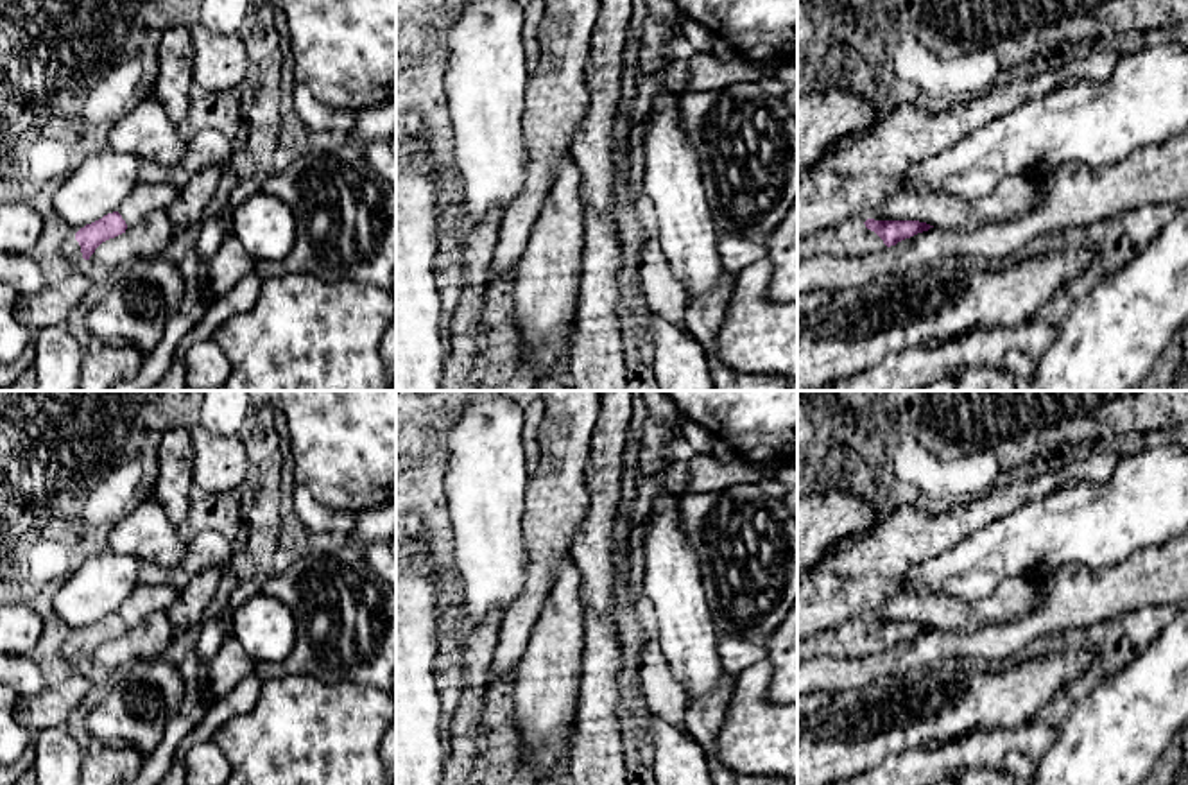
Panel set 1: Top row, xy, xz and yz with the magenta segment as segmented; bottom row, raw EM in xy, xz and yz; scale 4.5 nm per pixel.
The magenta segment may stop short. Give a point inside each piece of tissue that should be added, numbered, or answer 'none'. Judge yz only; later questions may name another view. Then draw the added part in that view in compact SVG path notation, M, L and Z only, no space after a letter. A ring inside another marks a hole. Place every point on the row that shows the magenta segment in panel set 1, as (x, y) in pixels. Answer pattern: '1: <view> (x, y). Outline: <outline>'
1: yz (852, 237). Outline: M844 220L833 228L821 229L797 240L797 262L814 256L867 256L883 251L887 246L860 220Z

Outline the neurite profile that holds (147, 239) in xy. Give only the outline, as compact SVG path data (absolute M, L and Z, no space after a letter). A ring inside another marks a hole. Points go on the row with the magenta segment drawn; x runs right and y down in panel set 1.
M159 208L122 235L102 242L88 262L100 263L115 274L136 260L161 256L174 235L167 210Z

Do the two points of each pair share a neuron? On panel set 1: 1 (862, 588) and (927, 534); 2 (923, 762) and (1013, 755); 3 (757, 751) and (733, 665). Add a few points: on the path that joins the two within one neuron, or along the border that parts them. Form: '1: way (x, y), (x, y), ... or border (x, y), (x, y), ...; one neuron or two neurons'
1: way (878, 572), (911, 540); one neuron
2: way (945, 762), (961, 755), (991, 755); one neuron
3: border (766, 656), (733, 676); two neurons

